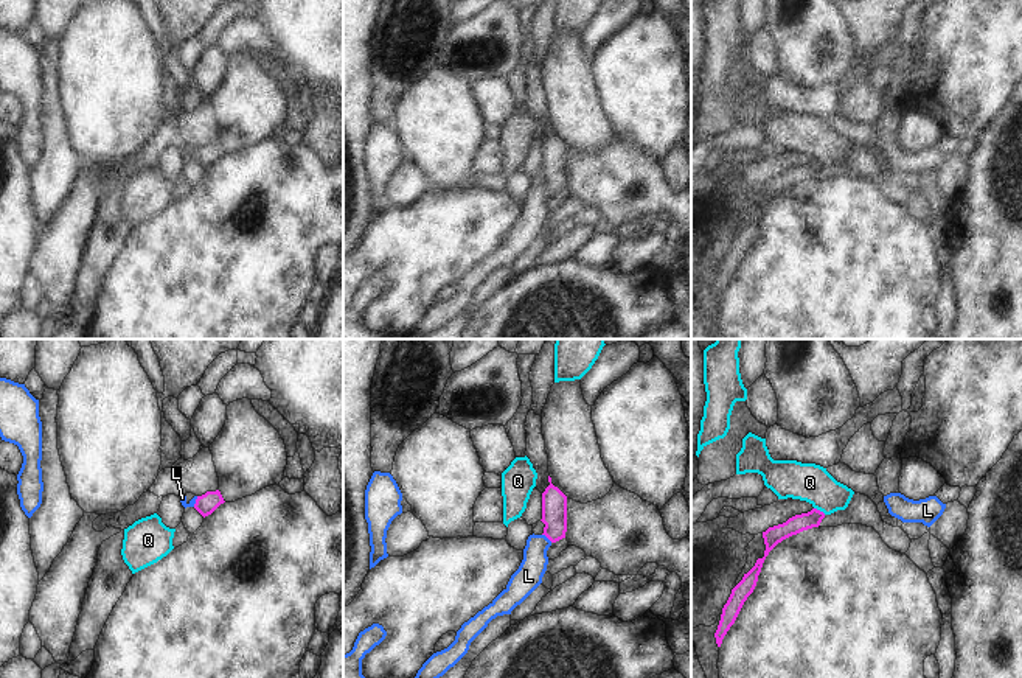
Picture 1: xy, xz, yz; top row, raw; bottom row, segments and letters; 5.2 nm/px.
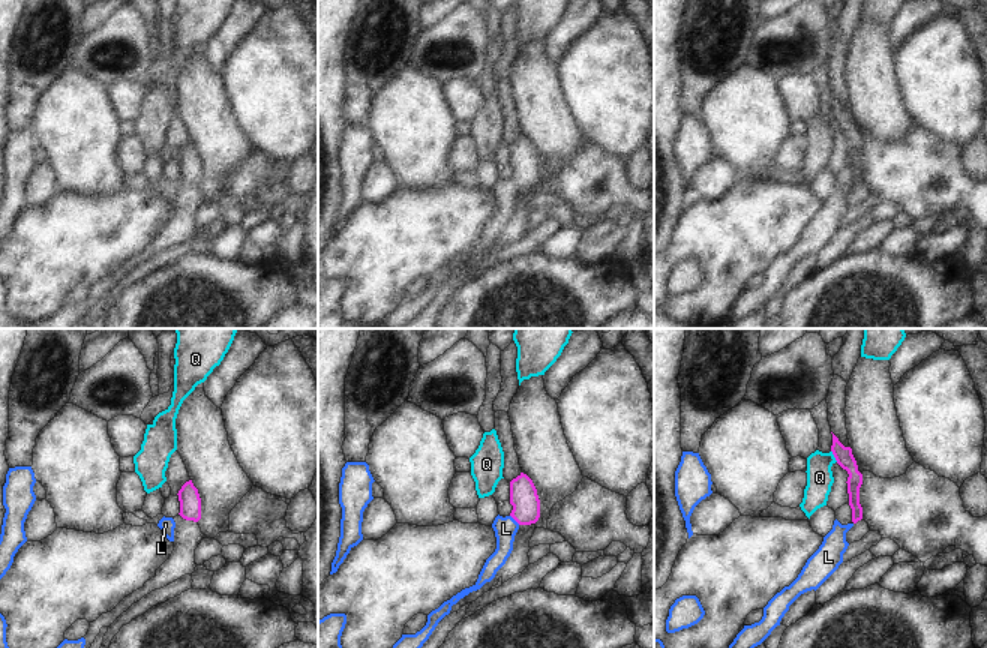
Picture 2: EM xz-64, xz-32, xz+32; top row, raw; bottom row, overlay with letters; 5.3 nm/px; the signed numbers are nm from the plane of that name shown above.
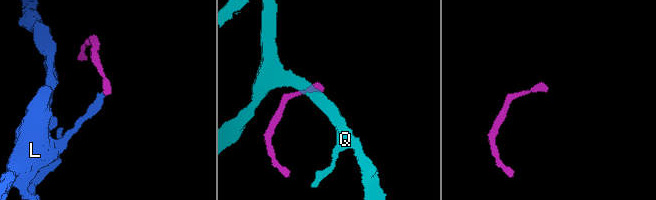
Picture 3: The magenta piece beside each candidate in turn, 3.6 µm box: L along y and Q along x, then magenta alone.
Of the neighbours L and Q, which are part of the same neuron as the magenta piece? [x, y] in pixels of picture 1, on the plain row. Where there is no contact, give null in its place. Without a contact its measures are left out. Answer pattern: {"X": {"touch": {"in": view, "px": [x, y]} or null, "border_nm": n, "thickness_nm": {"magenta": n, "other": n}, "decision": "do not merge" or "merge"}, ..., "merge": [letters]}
{"L": {"touch": {"in": "xz", "px": [547, 188]}, "border_nm": 70, "thickness_nm": {"magenta": 130, "other": 140}, "decision": "merge"}, "Q": {"touch": {"in": "yz", "px": [819, 162]}, "border_nm": 70, "thickness_nm": {"magenta": 90, "other": 200}, "decision": "do not merge"}, "merge": ["L"]}

